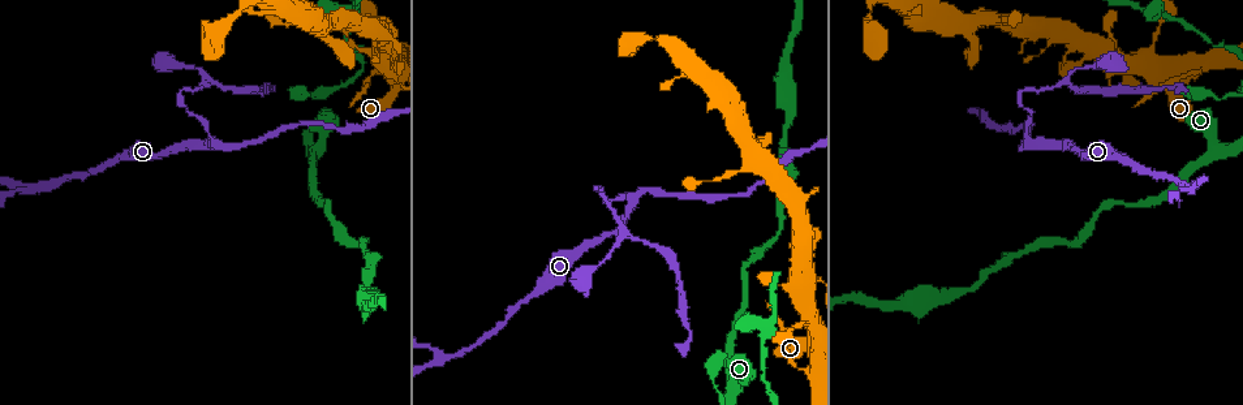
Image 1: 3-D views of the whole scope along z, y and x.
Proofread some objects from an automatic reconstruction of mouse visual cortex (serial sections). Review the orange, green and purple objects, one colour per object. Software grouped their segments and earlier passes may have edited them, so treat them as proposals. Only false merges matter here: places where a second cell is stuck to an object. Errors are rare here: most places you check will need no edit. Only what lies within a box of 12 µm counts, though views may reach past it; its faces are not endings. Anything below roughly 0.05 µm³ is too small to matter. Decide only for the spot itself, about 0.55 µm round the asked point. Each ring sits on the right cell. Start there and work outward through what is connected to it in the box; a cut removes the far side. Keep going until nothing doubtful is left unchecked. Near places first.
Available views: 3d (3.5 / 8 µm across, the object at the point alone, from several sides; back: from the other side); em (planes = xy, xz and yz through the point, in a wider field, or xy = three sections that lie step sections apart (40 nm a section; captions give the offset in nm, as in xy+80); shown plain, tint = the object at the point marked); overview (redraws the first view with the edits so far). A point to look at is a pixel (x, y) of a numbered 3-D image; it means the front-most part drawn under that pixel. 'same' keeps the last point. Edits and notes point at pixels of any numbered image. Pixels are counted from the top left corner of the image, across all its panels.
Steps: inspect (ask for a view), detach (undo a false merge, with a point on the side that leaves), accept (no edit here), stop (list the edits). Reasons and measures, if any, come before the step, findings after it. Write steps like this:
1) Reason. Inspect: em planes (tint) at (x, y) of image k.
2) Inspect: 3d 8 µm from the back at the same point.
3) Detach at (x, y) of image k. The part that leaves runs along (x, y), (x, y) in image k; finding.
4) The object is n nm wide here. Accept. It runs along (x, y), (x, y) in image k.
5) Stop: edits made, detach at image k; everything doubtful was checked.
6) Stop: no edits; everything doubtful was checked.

Calibre changes. Inspect: 3d 3.5 µm from the back at (633, 202) of image 1.

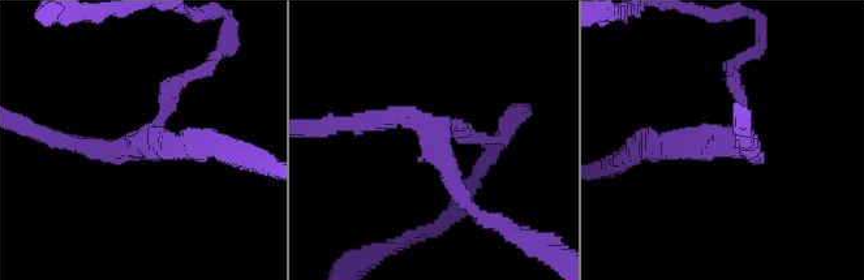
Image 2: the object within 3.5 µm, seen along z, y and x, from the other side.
3 arms meet here; the arms are 200, 250, 250 nm wide. Inspect: em xy step 5 (tint) at (730, 141) of image 2.

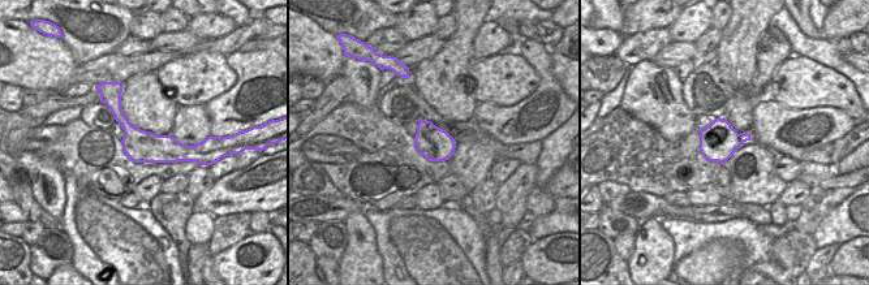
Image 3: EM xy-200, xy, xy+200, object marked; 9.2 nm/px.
Inspect: em planes (tint) at the same point.

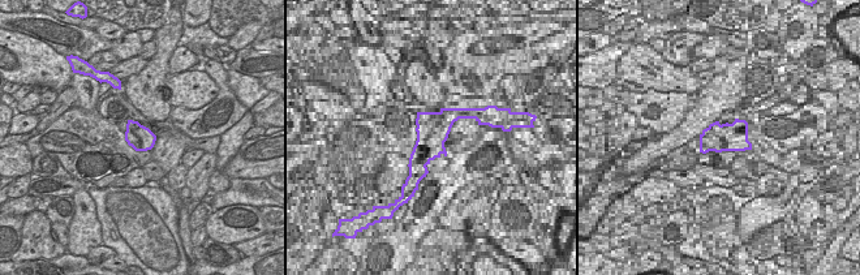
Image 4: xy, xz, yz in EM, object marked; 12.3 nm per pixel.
The object is 320 nm wide here. Accept. It runs along (656, 147), (733, 140), (743, 100), (729, 76) in image 2; all the same cell.

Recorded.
Abrupt turn. Inspect: 3d 3.5 µm at (178, 92) of image 1.

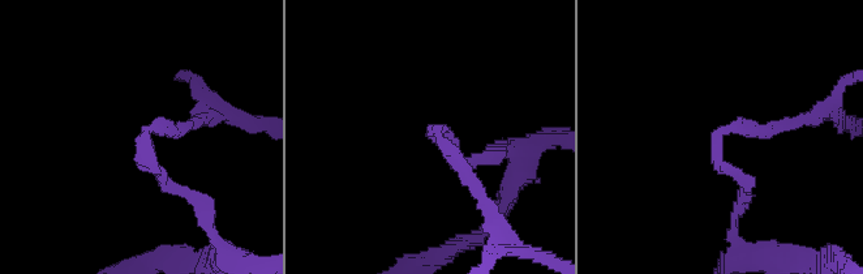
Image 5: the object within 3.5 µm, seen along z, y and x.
The arms are 150, 150 nm wide; now the EM. Inspect: em planes (tint) at (436, 133) of image 5.

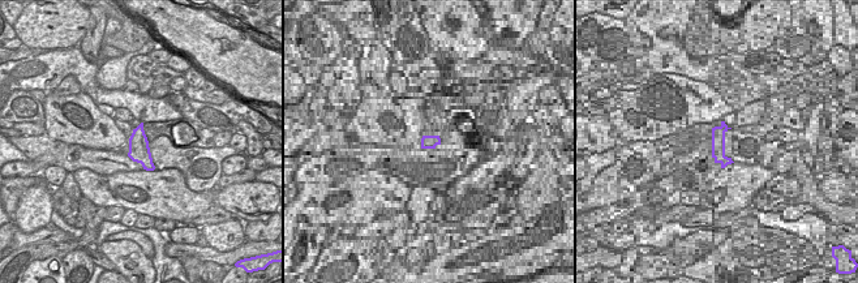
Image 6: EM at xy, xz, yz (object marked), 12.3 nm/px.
Accept. It runs along (748, 192), (717, 159), (717, 136), (788, 124) in image 5; continuous, no second cell.

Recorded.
Three arms meet. Inspect: 3d 3.5 µm at (25, 189) of image 1.

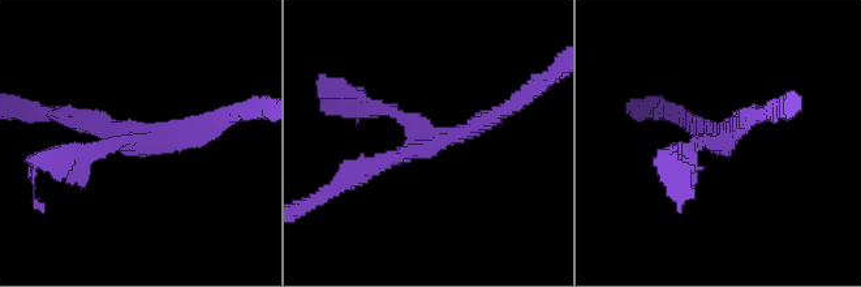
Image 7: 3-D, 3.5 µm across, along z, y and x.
3 arms meet here; the arms are 150, 200, 250 nm wide. Inspect: em xy step 3 (tint) at (142, 142) of image 7.

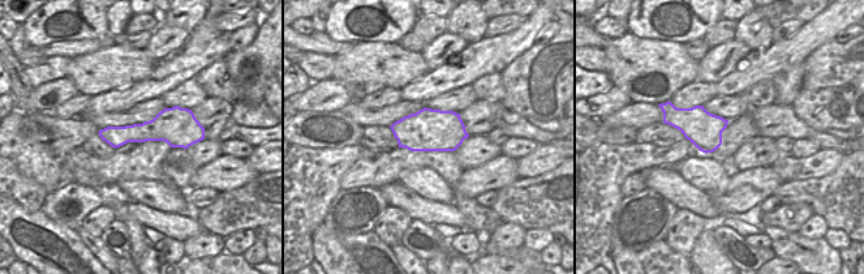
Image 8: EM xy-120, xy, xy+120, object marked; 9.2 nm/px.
Accept. It runs along (504, 107), (361, 171) in image 7; one cell here.

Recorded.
Stop: no edits; everything doubtful was checked.

